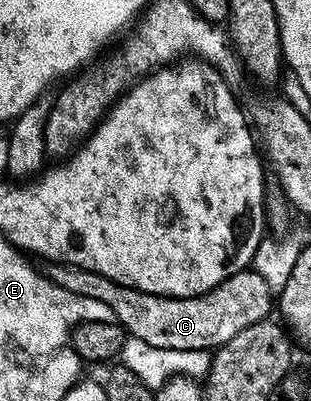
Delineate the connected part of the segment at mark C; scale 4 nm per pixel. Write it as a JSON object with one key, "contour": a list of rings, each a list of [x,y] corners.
{"contour":[[[51,264],[48,269],[45,272],[47,279],[83,298],[105,302],[105,306],[113,310],[115,320],[123,323],[131,331],[130,335],[134,339],[145,342],[157,350],[163,350],[166,354],[207,351],[210,353],[212,350],[224,348],[229,342],[233,342],[233,338],[237,338],[237,334],[241,334],[241,330],[249,330],[249,326],[260,324],[272,315],[273,295],[261,274],[254,270],[238,272],[222,286],[214,288],[204,296],[192,300],[170,300],[164,296],[154,296],[126,288],[84,268]]]}

